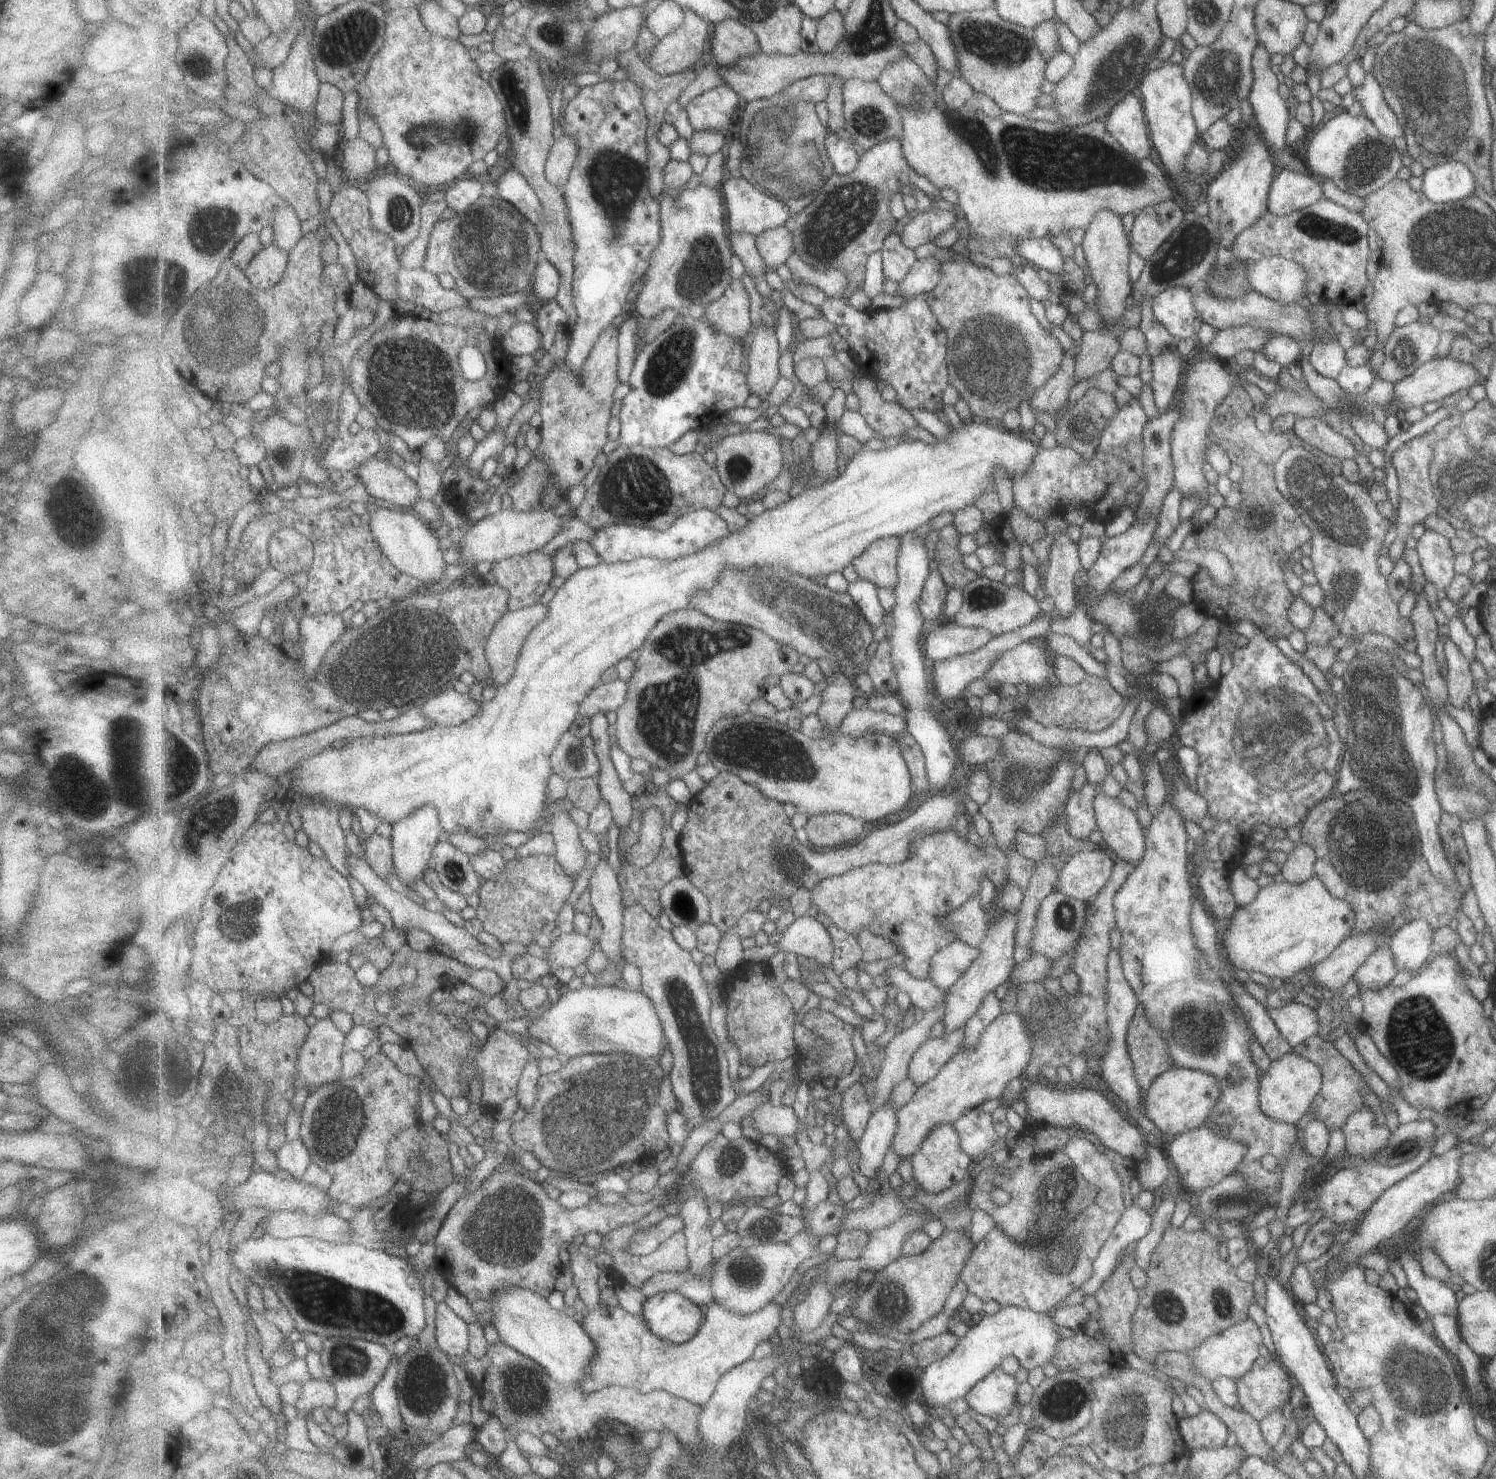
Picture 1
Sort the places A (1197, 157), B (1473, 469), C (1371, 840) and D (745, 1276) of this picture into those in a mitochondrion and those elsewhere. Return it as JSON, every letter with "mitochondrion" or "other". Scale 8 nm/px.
{"A":"other","B":"mitochondrion","C":"mitochondrion","D":"mitochondrion"}

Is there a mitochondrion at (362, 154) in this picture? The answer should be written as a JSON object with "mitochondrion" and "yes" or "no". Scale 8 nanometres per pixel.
{"mitochondrion":"no"}

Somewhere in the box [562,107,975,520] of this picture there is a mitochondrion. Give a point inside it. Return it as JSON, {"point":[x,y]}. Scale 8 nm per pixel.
{"point":[616,179]}

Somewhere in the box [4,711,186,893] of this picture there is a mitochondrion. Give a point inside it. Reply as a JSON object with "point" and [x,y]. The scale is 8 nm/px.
{"point":[124,733]}

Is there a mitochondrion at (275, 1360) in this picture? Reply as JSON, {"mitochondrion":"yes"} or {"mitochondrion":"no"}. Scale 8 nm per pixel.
{"mitochondrion":"no"}

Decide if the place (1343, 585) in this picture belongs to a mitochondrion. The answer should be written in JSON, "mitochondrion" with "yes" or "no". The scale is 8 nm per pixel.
{"mitochondrion":"yes"}

